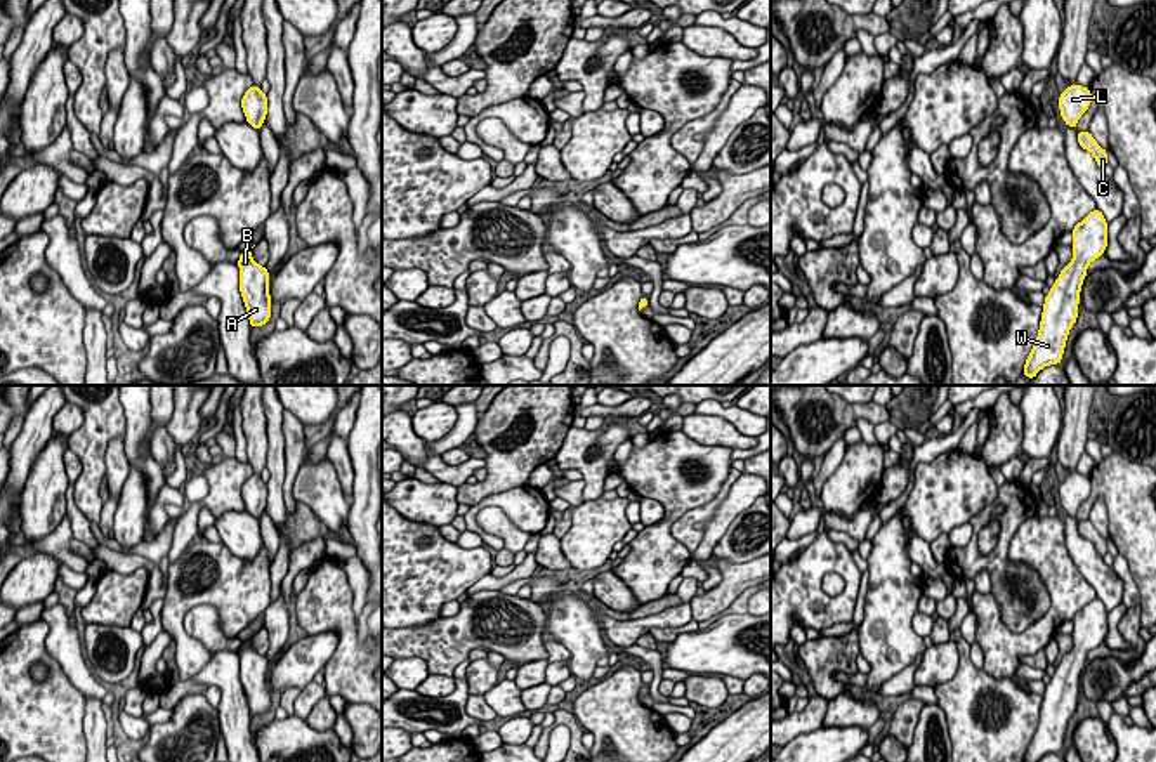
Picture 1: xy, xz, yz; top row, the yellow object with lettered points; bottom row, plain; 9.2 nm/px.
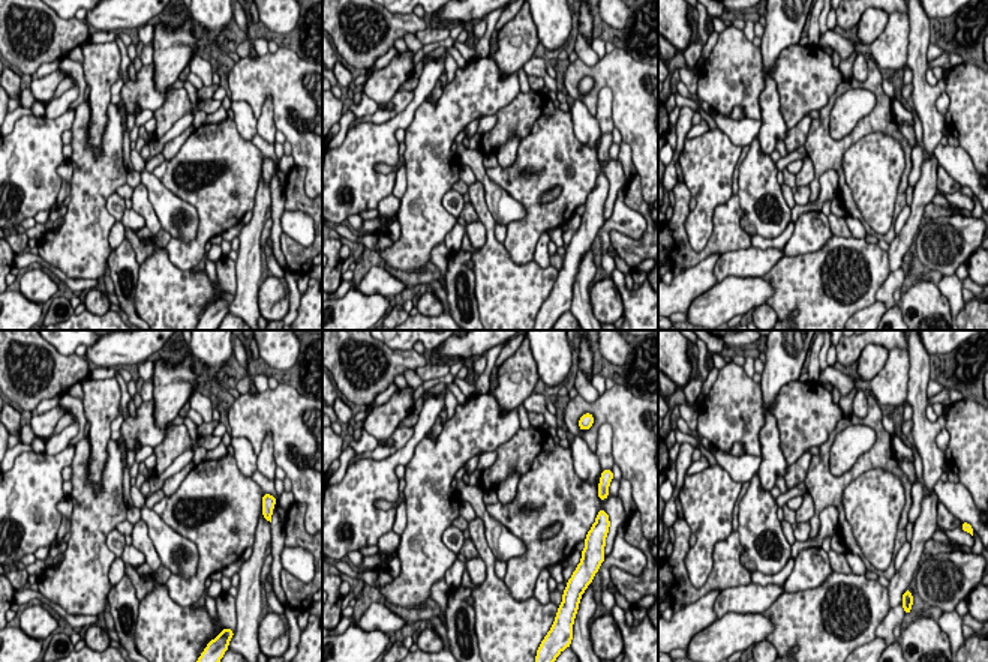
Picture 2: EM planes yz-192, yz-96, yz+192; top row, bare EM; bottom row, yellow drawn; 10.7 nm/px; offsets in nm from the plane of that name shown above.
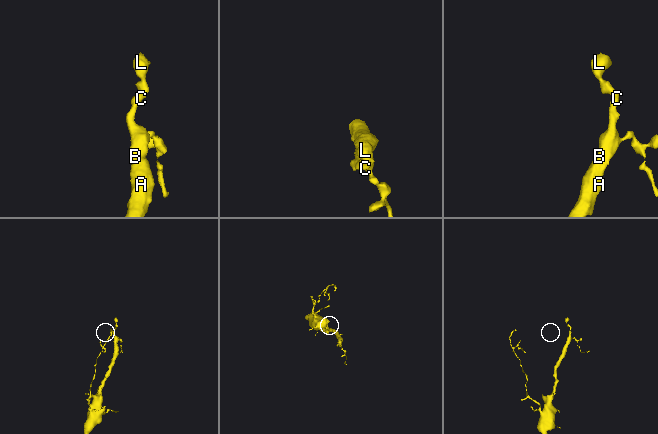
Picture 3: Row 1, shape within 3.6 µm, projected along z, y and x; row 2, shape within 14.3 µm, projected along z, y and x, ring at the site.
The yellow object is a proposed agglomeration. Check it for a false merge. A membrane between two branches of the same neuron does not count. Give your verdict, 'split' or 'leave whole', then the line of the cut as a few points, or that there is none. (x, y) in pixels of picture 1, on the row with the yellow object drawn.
leave whole; cut none

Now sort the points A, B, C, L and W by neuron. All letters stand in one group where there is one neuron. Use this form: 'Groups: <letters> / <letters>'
Groups: A B C L W

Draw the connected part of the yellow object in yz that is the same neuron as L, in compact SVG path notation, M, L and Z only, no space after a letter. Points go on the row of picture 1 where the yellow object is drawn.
M1078 83L1069 85L1066 92L1059 95L1059 109L1066 125L1076 128L1080 116L1088 109L1090 102L1090 89Z

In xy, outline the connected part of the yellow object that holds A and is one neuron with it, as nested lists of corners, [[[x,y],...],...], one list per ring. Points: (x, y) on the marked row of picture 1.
[[[252,248],[238,259],[240,292],[246,305],[250,328],[262,326],[271,318],[269,271],[252,259]]]

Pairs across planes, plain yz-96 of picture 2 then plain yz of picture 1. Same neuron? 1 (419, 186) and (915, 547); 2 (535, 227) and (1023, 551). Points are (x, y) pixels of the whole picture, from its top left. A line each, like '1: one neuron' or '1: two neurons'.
1: two neurons
2: one neuron

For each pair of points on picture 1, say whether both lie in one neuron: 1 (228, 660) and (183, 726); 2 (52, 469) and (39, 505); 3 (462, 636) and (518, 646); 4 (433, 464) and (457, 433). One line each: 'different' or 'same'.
1: different
2: same
3: same
4: different

